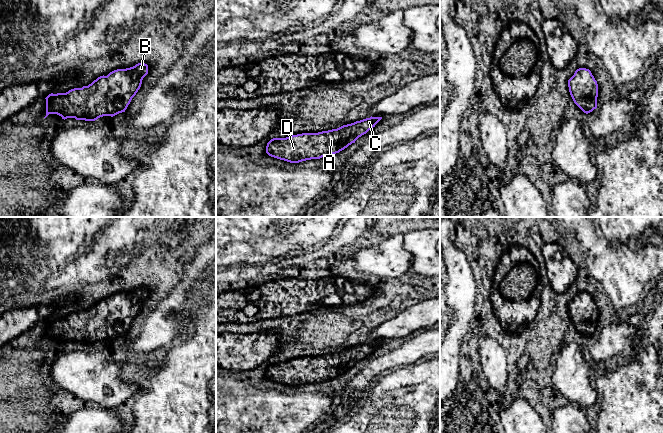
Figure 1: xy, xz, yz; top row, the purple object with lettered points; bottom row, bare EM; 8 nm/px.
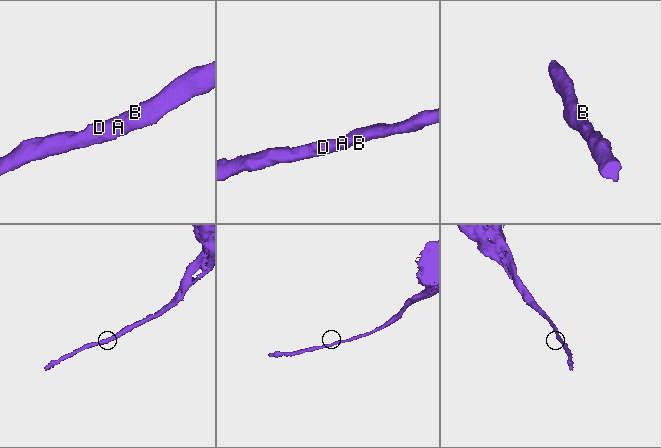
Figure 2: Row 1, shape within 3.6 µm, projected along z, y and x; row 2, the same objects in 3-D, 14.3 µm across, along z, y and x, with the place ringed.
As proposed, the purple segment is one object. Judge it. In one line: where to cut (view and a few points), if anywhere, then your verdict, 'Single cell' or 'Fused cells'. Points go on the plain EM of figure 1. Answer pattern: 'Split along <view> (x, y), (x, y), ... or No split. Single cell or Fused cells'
No split. Single cell

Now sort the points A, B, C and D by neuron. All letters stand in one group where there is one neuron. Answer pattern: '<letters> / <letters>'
A B C D

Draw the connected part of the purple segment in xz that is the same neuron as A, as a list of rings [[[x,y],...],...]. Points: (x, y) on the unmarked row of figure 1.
[[[370,341],[337,353],[318,357],[302,357],[286,362],[273,362],[266,370],[266,377],[290,387],[327,381],[347,372],[366,358],[382,343]]]

